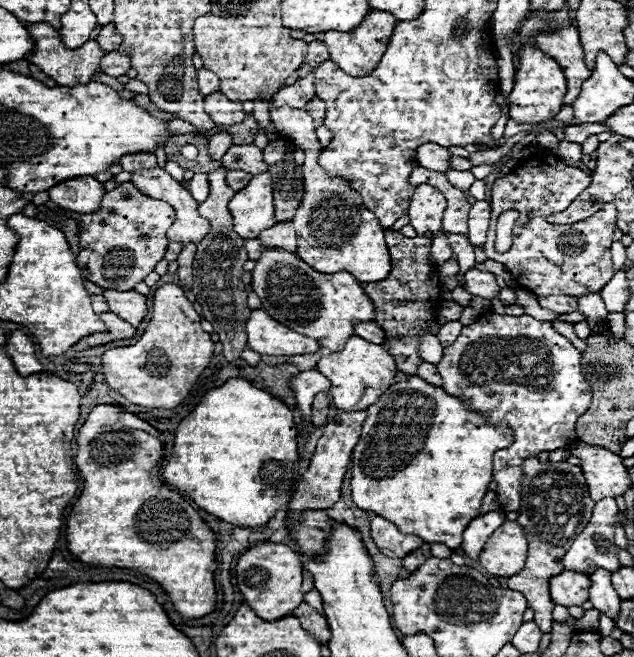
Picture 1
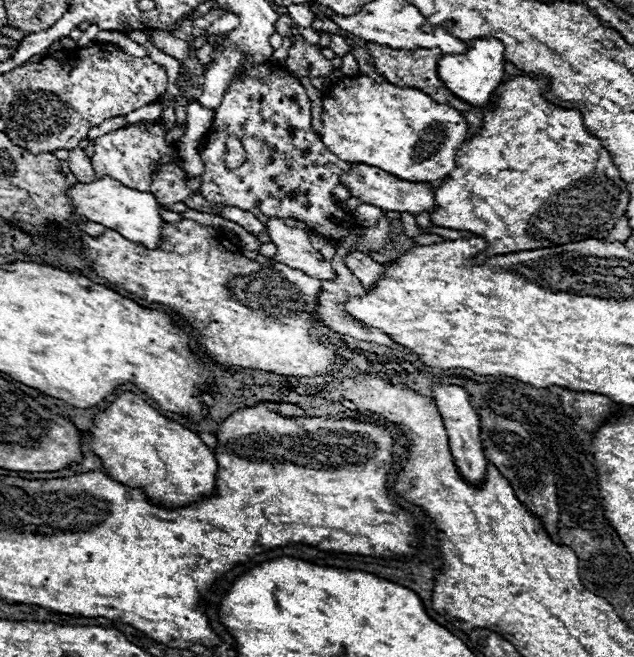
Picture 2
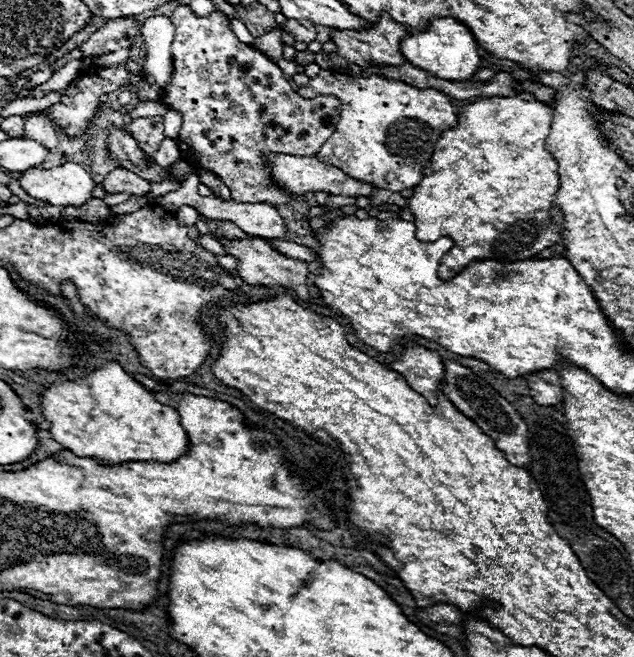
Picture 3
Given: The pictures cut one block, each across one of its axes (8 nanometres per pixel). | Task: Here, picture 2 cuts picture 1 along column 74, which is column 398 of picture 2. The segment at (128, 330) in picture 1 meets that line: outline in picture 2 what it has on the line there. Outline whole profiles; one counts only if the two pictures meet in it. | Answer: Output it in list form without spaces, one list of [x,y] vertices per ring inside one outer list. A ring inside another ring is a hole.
[[[332,264],[338,278],[334,282],[324,280],[322,282],[322,292],[320,292],[320,302],[318,302],[318,318],[332,328],[338,334],[348,334],[356,340],[364,340],[364,342],[374,342],[374,344],[382,344],[382,346],[390,346],[394,350],[402,350],[402,346],[398,346],[396,342],[390,340],[388,334],[366,326],[364,322],[356,320],[354,316],[350,316],[344,308],[346,300],[350,296],[364,296],[366,288],[354,278],[354,274],[346,268],[346,264]]]

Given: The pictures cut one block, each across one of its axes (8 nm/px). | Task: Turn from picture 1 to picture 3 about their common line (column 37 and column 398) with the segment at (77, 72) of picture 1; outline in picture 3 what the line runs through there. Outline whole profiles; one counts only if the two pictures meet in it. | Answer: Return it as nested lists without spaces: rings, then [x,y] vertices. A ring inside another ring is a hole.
[[[380,14],[380,20],[372,24],[372,28],[366,28],[362,32],[358,30],[332,30],[330,40],[336,44],[336,54],[346,58],[352,64],[358,64],[362,68],[370,68],[376,64],[388,64],[388,66],[400,66],[406,62],[406,58],[400,52],[400,42],[408,34],[410,28],[398,24],[388,14]]]

